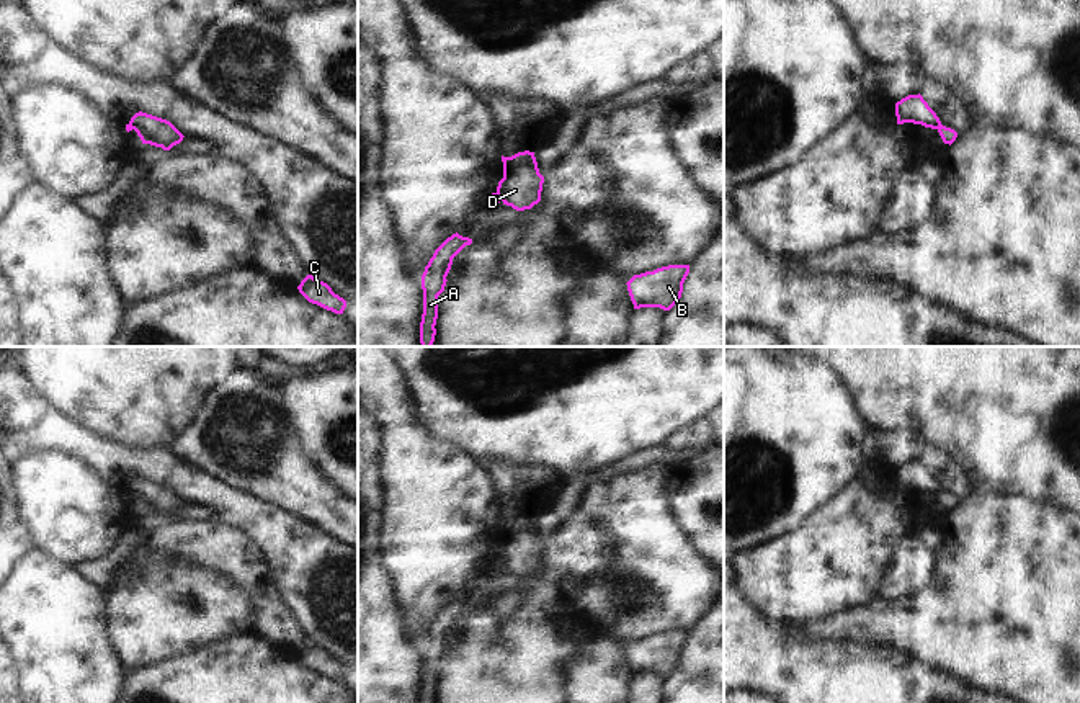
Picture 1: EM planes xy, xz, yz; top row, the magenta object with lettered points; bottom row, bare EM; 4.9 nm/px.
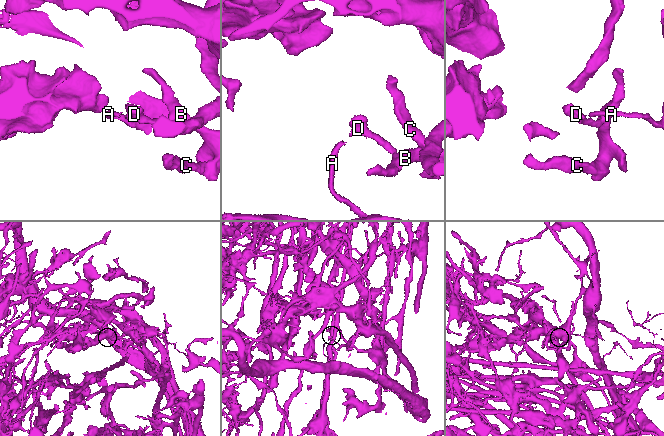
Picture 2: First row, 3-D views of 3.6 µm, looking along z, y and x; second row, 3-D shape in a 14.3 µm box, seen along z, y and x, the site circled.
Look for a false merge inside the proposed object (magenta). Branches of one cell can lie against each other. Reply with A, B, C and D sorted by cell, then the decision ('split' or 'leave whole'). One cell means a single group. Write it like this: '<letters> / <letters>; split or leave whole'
A / B C D; split

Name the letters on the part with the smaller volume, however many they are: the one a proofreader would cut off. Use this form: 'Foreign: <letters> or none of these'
Foreign: A

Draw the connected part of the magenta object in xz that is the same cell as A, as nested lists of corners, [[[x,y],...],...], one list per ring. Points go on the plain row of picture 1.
[[[457,598],[448,603],[433,620],[425,638],[422,641],[423,656],[423,680],[420,688],[420,703],[436,701],[438,685],[438,662],[444,657],[446,643],[451,636],[453,625],[466,613],[472,605],[462,603]]]

